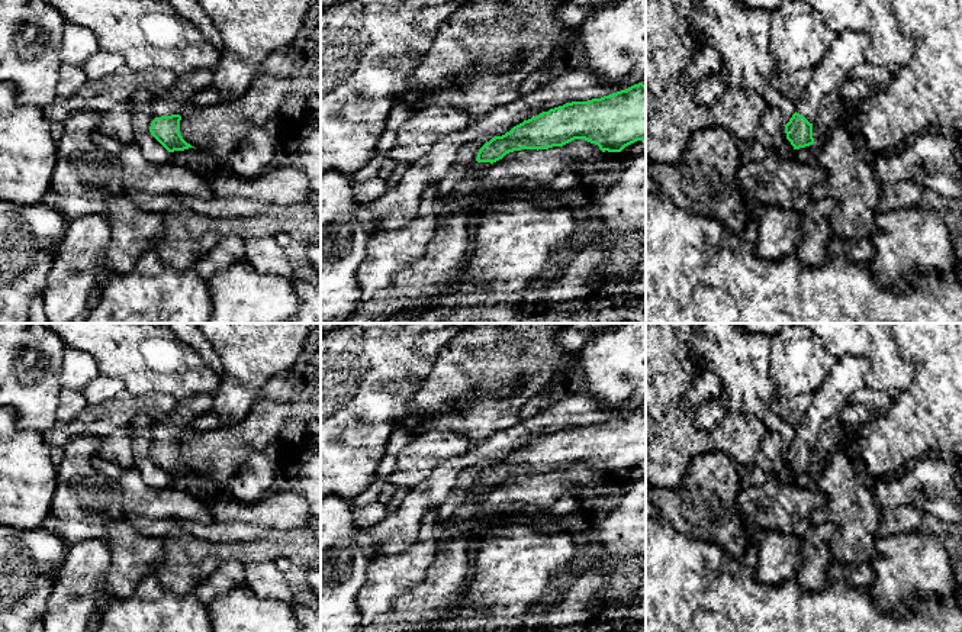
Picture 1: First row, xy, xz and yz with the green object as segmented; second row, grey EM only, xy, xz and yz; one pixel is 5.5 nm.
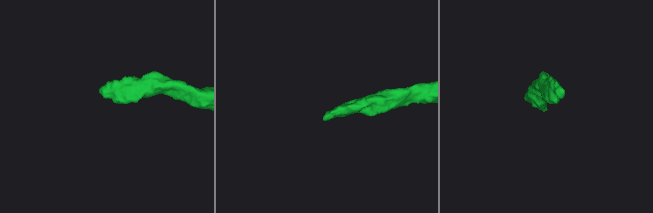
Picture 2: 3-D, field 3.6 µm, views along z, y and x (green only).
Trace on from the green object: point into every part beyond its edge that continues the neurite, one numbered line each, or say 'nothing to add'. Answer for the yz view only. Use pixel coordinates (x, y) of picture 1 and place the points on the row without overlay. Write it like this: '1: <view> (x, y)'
1: yz (848, 374)

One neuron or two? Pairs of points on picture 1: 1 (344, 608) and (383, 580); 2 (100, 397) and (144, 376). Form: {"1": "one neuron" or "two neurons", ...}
{"1": "two neurons", "2": "two neurons"}

